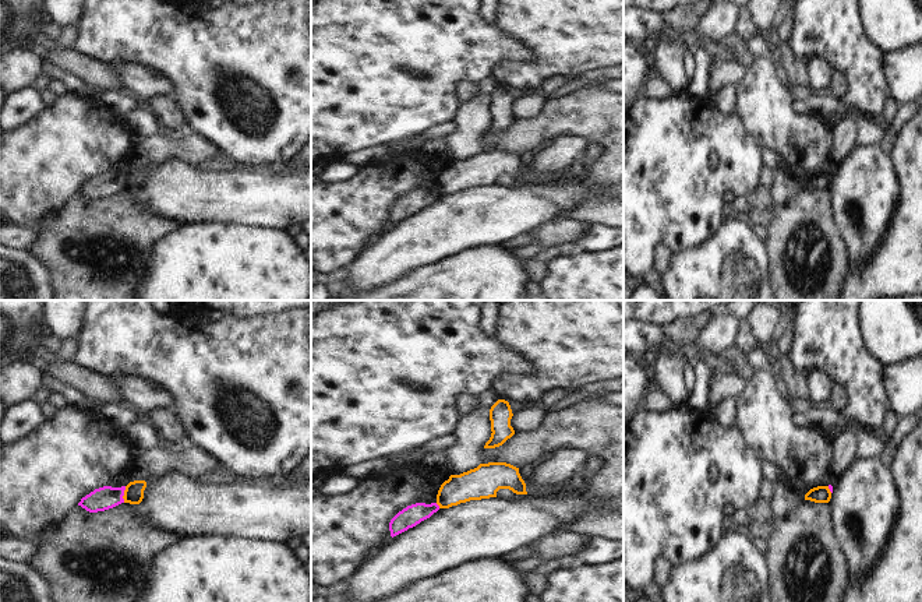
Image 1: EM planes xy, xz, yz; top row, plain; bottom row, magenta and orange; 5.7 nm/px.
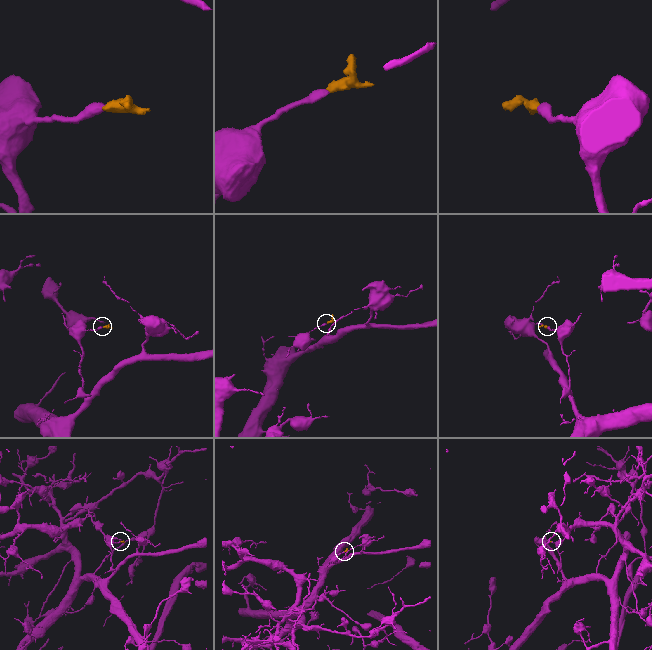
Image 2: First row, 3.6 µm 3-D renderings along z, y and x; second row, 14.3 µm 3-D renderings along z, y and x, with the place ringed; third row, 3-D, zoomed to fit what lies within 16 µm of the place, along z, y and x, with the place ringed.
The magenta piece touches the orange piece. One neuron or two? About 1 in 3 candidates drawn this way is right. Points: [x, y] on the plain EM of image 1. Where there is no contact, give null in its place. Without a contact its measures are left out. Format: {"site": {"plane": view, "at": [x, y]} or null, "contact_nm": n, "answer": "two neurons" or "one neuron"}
{"site": {"plane": "xy", "at": [123, 182]}, "contact_nm": 100, "answer": "two neurons"}

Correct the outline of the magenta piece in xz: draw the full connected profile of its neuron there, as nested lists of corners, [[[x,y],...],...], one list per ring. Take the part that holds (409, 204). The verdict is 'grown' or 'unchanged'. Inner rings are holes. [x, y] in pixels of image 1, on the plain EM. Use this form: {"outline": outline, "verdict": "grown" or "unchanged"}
{"outline": [[[416,190],[407,193],[402,198],[399,198],[389,210],[391,223],[396,223],[409,215],[416,214],[421,208],[430,205],[434,200],[439,197],[437,190],[425,191],[425,190]]], "verdict": "unchanged"}

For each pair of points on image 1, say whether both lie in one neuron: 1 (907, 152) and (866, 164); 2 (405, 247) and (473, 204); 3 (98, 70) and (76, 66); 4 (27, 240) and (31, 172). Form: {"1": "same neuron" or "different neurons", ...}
{"1": "different neurons", "2": "same neuron", "3": "same neuron", "4": "different neurons"}

